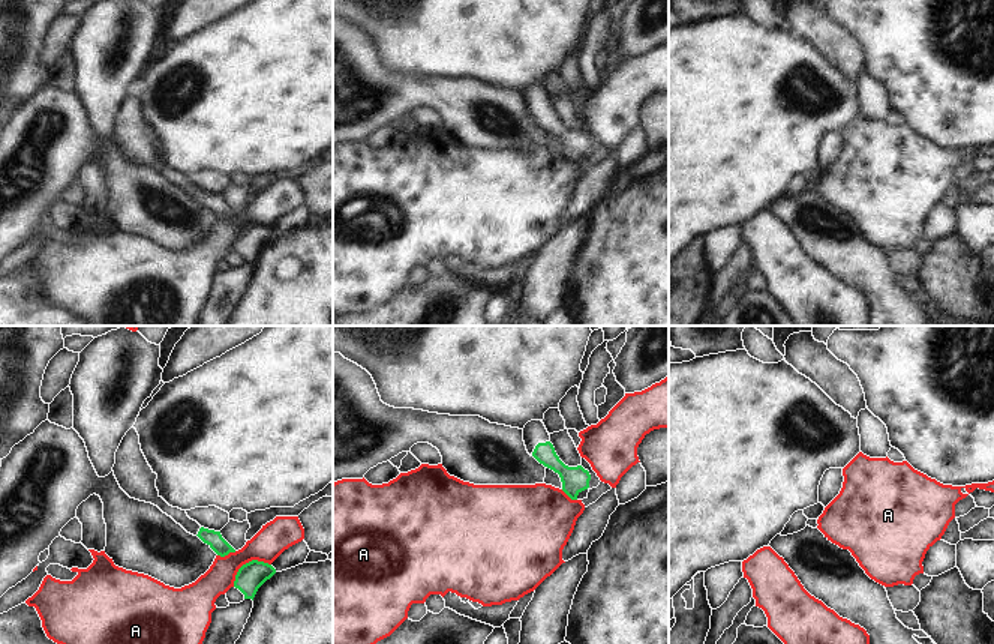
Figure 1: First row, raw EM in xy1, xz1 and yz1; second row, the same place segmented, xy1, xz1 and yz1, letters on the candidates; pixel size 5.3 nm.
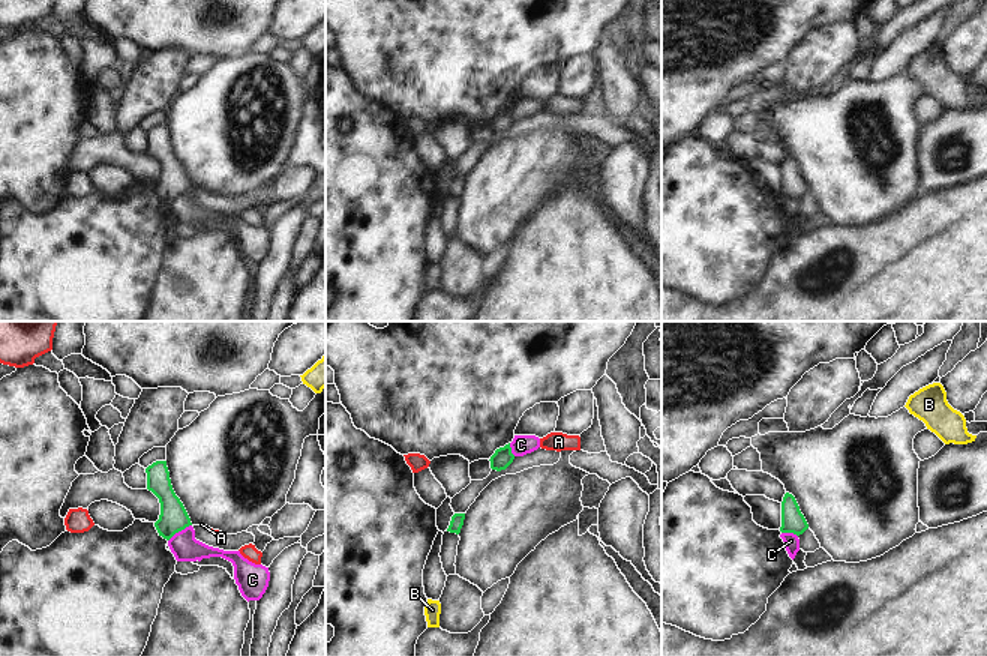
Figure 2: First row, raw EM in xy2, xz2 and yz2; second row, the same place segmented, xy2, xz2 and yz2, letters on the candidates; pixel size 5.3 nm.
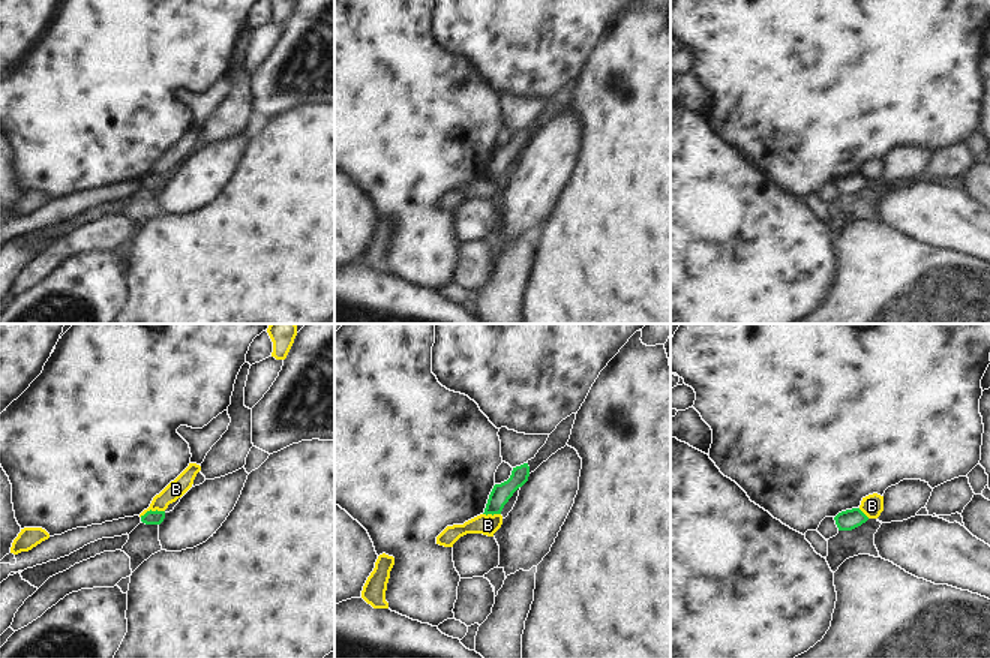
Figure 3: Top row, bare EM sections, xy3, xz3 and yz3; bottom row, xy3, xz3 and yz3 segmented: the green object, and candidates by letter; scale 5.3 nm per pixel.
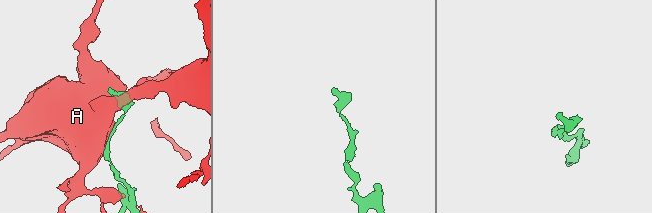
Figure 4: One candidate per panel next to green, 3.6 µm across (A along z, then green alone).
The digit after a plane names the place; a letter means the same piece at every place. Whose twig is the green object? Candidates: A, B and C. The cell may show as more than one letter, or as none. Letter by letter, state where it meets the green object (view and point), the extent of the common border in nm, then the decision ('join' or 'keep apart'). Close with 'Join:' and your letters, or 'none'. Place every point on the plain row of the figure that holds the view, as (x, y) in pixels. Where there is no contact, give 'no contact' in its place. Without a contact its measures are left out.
A: meets green in xy1 at (246, 227); contact 240 nm long; keep apart
B: meets green in xy3 at (150, 174); contact 140 nm long; keep apart
C: meets green in xy2 at (179, 194); contact 160 nm long; keep apart
Join: none

